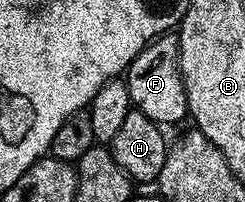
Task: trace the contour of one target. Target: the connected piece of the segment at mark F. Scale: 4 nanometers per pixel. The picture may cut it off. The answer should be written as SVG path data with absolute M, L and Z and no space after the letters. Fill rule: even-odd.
M179 34L162 35L143 47L136 60L128 66L126 82L133 108L146 117L161 125L176 123L180 118L185 118L188 115L188 98L184 78L180 76Z

